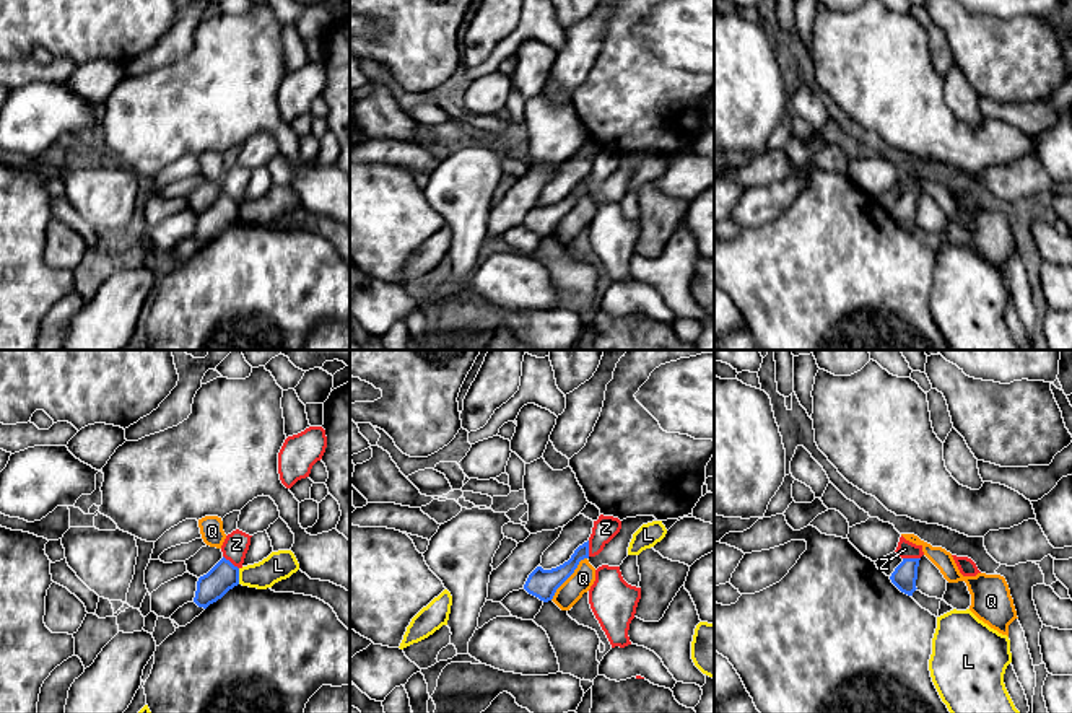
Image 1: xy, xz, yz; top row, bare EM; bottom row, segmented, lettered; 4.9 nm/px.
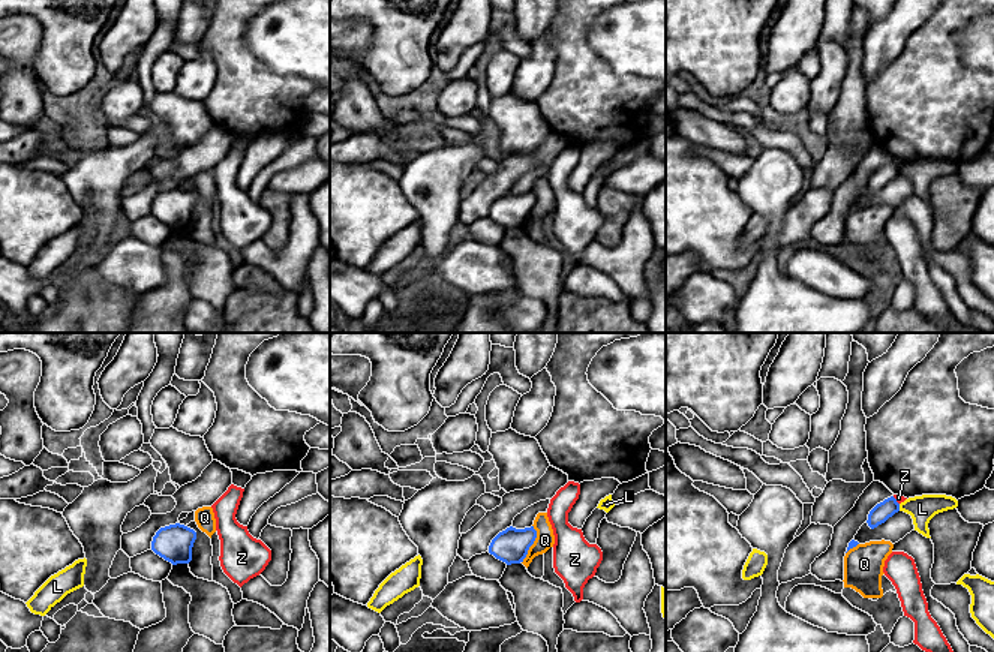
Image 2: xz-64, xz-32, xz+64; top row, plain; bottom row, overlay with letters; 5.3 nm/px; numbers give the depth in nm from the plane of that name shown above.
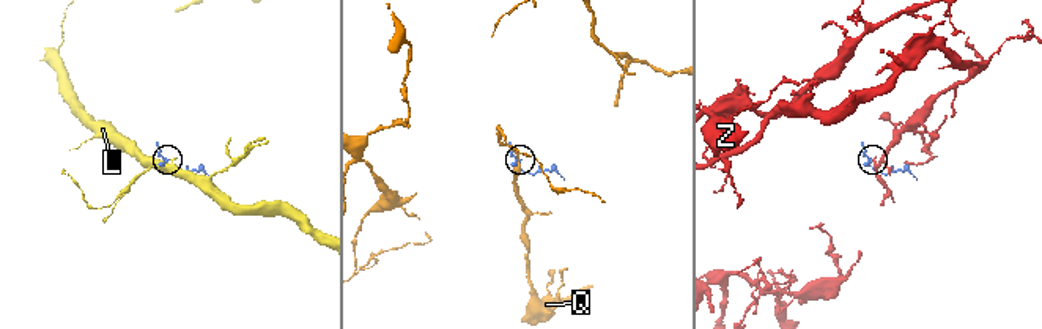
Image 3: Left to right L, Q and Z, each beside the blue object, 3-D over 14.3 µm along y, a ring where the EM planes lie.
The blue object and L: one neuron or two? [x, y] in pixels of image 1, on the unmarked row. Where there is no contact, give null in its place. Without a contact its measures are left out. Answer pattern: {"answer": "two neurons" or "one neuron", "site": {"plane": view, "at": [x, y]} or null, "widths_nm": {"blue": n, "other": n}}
{"answer": "two neurons", "site": {"plane": "xy", "at": [238, 212]}, "widths_nm": {"blue": 140, "other": 140}}

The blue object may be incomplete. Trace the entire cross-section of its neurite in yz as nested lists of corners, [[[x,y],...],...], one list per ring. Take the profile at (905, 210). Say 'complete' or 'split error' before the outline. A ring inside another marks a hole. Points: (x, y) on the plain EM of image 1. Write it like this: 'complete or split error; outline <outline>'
complete; outline [[[903,194],[903,197],[895,203],[890,215],[904,230],[913,231],[917,215],[917,202],[921,194]]]

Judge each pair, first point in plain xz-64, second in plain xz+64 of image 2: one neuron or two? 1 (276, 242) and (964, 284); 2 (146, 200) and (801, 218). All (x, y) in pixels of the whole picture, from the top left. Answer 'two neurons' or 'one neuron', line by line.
1: two neurons
2: one neuron

